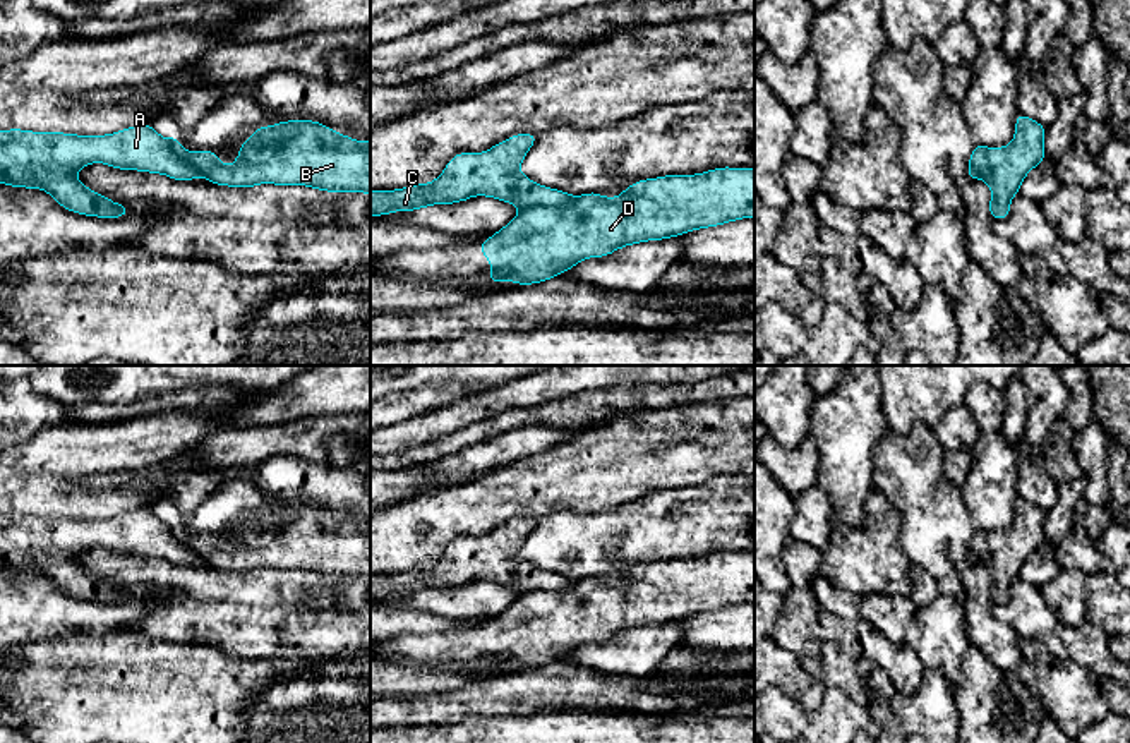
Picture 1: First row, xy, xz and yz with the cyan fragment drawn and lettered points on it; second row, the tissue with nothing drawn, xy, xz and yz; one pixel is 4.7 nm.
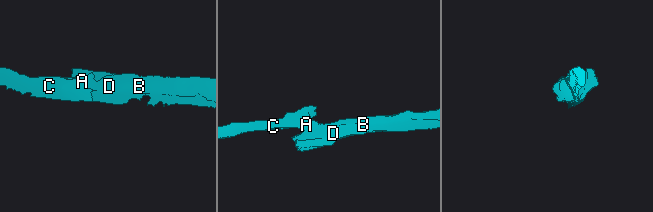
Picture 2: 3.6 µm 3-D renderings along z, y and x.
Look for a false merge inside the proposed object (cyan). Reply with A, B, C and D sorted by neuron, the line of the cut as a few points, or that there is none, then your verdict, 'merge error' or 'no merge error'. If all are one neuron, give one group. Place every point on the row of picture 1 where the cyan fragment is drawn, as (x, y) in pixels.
A C / B D | xz (577, 198), (563, 205), (535, 205), (523, 210) | merge error

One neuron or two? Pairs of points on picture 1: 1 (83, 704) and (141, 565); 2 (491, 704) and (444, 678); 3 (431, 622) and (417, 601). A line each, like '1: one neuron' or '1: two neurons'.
1: two neurons
2: two neurons
3: two neurons

